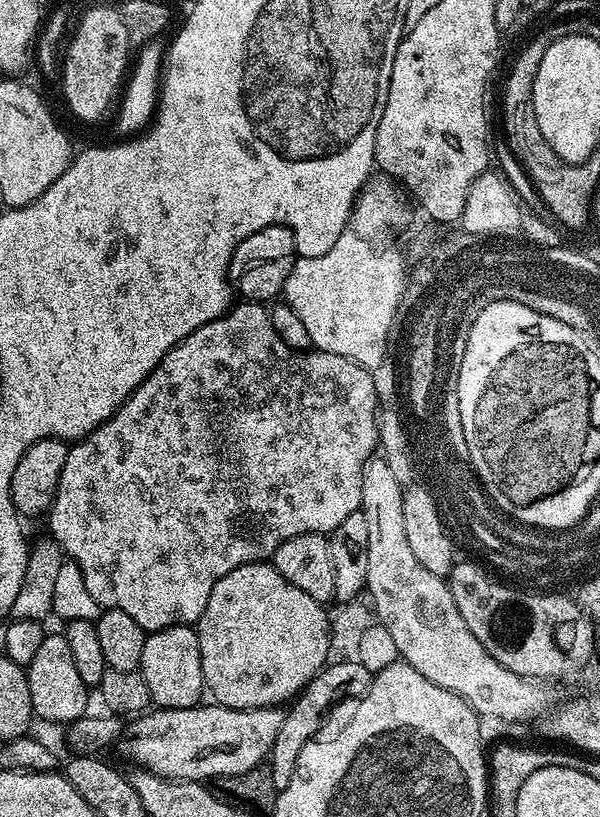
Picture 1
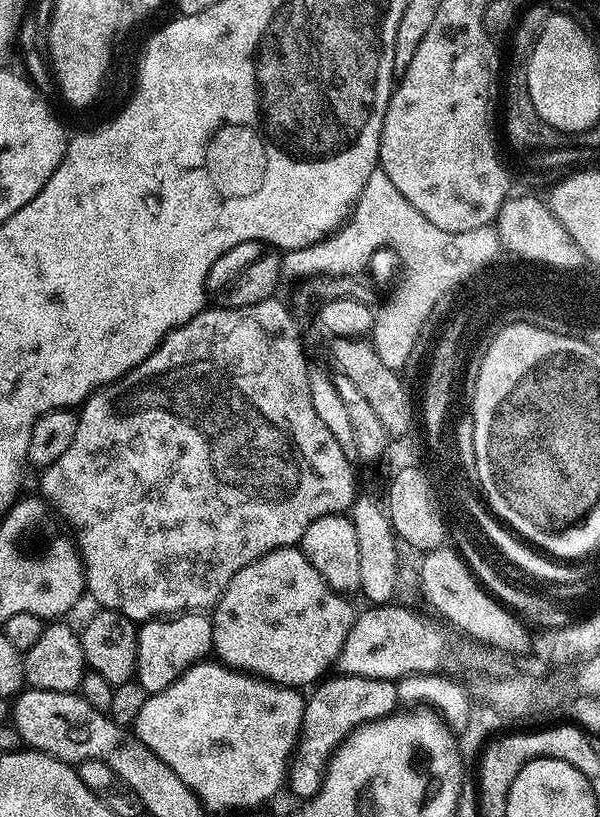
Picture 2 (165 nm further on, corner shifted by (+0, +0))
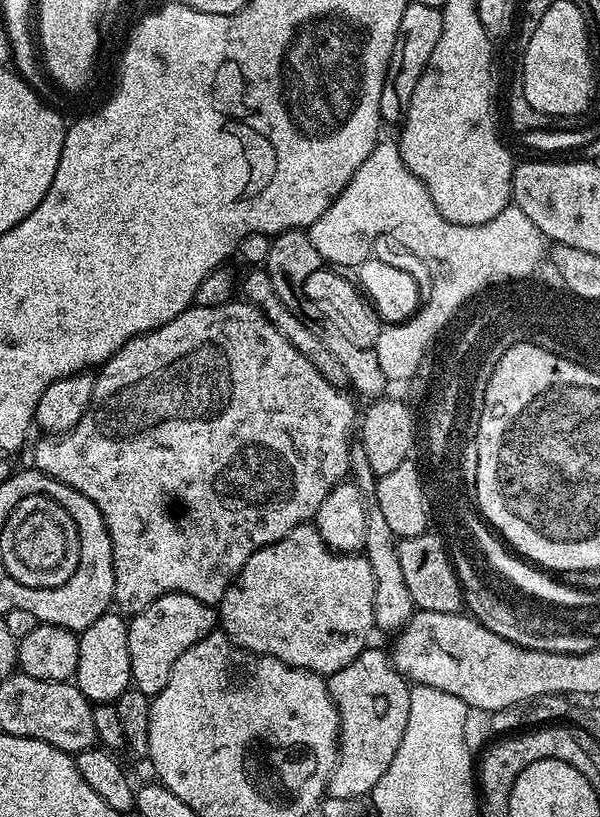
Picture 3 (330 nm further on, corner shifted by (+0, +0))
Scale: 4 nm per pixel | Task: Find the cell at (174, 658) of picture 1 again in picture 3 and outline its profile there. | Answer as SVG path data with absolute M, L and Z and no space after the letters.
M171 592L150 602L146 610L135 613L128 620L132 684L150 698L157 696L166 686L170 670L174 670L174 662L178 662L194 642L209 636L217 624L217 609L206 602L198 602L198 598L190 598L190 594Z

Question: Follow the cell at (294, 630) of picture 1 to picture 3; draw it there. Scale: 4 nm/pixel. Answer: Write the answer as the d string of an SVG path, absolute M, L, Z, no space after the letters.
M311 523L300 524L290 534L286 534L278 542L258 550L242 566L239 574L232 579L226 594L222 597L218 605L218 624L225 636L239 648L246 649L247 652L256 652L260 656L273 656L282 662L286 662L291 668L305 668L311 672L316 672L325 678L333 676L342 666L350 666L354 658L363 648L369 647L368 635L374 632L374 570L370 570L368 557L363 554L345 554L343 552L333 552L322 542L318 530Z

